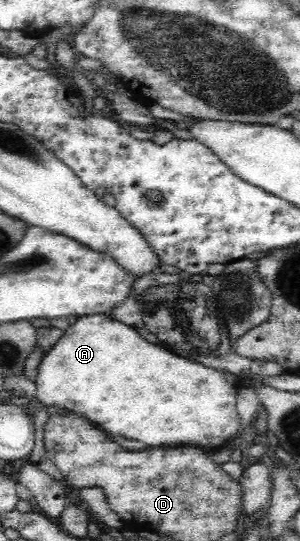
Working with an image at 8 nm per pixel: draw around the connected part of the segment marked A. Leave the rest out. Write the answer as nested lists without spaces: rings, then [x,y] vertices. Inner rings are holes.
[[[98,313],[94,315],[80,315],[73,325],[69,325],[63,331],[62,337],[54,343],[50,350],[44,354],[42,362],[38,365],[36,371],[36,392],[35,398],[42,403],[44,407],[56,406],[60,409],[73,409],[82,412],[86,416],[90,416],[90,420],[94,420],[102,429],[114,433],[114,435],[122,435],[126,439],[136,439],[136,441],[144,441],[150,443],[150,447],[156,447],[158,443],[172,443],[172,441],[192,441],[198,445],[212,445],[213,450],[223,447],[226,441],[235,438],[235,434],[241,426],[241,420],[237,410],[237,394],[239,388],[243,385],[242,380],[234,376],[228,370],[220,370],[219,368],[208,367],[198,363],[179,357],[148,343],[146,339],[142,339],[136,329],[120,323],[106,313]]]

